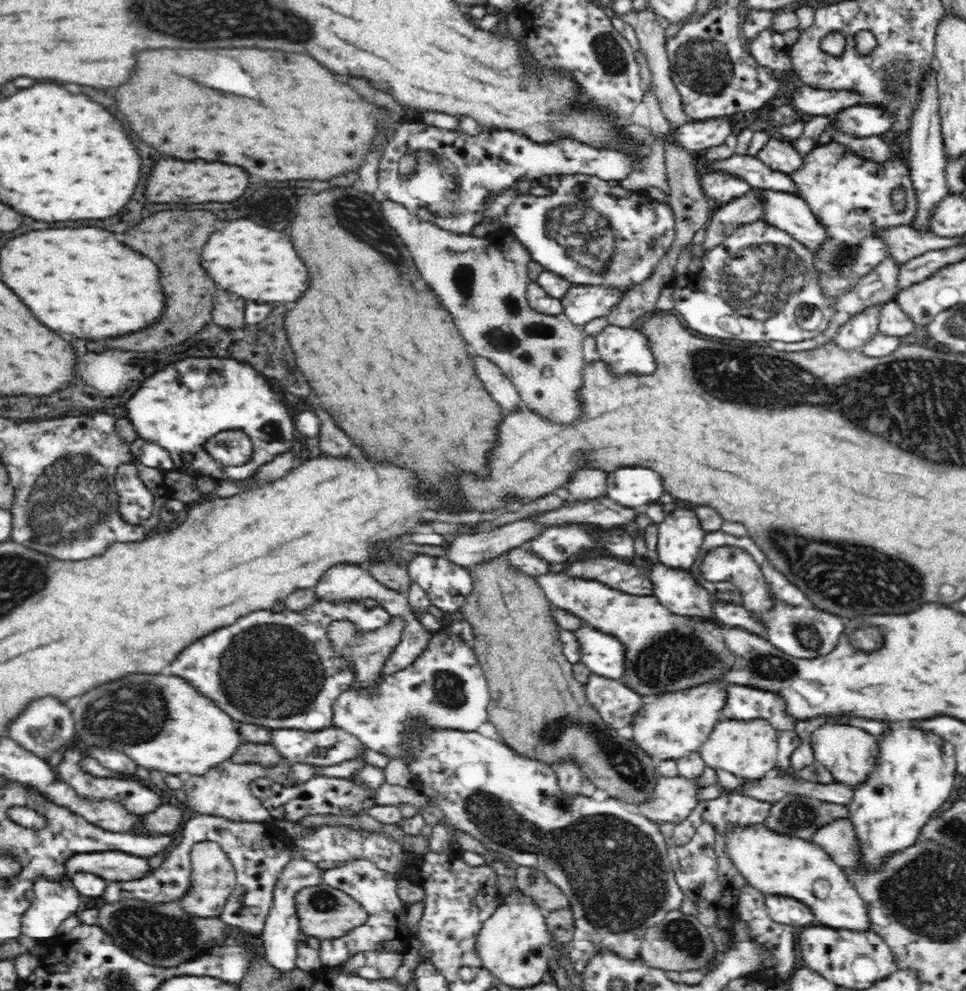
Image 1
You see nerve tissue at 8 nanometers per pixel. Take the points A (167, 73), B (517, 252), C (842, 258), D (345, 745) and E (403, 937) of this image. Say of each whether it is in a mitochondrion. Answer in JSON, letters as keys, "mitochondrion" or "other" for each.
{"A":"other","B":"other","C":"mitochondrion","D":"mitochondrion","E":"other"}

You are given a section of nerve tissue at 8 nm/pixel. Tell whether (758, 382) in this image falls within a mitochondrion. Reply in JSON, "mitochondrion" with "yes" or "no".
{"mitochondrion":"yes"}

